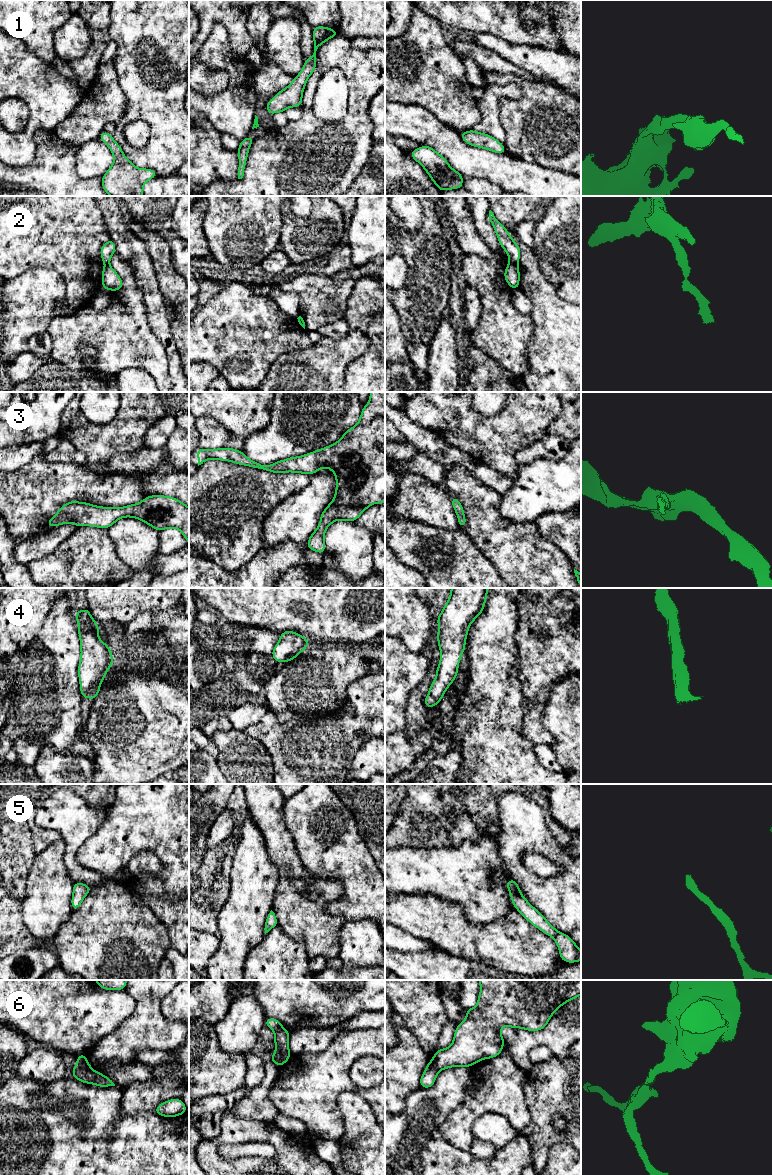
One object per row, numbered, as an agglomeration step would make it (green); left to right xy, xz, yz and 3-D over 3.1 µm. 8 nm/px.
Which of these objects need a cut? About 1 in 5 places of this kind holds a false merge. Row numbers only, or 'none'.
2, 6

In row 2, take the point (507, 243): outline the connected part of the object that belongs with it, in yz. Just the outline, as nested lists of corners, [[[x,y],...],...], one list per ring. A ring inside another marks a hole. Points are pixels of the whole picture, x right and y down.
[[[491,210],[489,211],[489,221],[493,225],[495,233],[498,236],[499,244],[509,256],[509,264],[517,265],[520,260],[518,244],[511,238],[505,226],[496,220]]]

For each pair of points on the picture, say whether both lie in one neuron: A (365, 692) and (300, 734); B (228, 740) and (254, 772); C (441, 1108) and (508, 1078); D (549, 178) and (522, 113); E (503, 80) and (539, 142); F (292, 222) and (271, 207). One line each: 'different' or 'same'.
A: same
B: same
C: different
D: different
E: same
F: different

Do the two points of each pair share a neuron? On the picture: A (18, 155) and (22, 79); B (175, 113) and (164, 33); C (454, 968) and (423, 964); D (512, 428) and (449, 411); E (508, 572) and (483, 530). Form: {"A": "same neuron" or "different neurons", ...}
{"A": "same neuron", "B": "same neuron", "C": "same neuron", "D": "same neuron", "E": "same neuron"}

